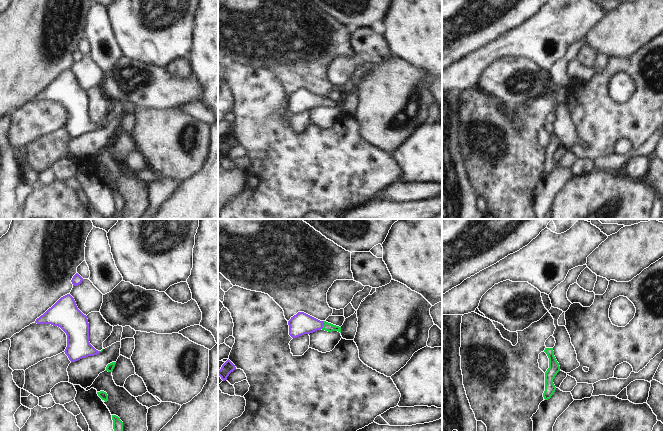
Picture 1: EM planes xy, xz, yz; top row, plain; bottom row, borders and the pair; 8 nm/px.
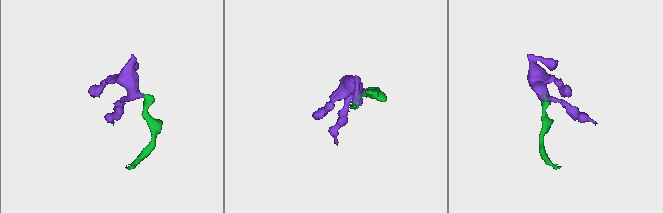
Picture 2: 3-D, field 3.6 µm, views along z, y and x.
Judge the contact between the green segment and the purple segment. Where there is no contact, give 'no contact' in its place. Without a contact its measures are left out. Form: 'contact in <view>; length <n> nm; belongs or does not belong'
contact in xz; length 70 nm; belongs

